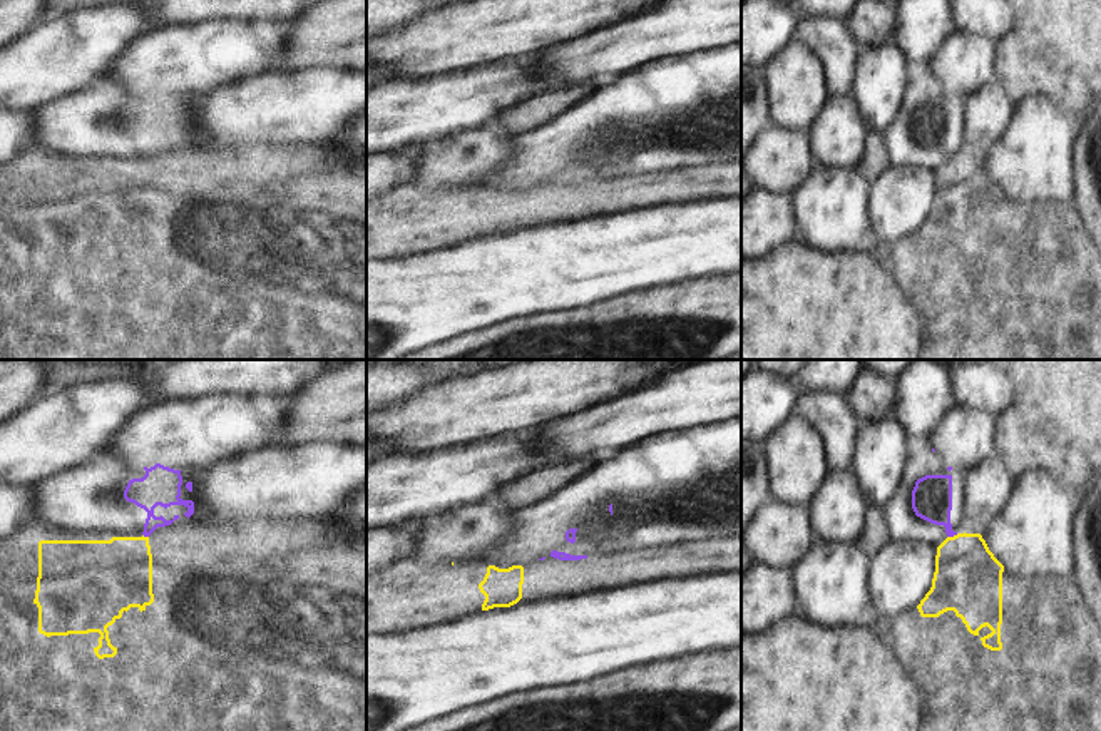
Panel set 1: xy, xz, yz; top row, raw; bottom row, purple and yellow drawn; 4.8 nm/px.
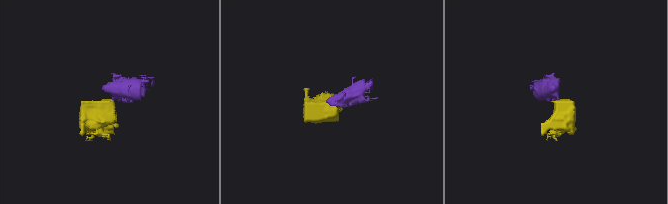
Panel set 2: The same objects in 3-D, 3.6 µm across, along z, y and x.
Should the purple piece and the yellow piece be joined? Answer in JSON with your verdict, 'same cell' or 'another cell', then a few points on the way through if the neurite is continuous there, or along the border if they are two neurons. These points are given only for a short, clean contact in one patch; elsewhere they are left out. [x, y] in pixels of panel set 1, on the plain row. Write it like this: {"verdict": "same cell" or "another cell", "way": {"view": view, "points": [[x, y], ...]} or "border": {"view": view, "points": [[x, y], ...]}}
{"verdict": "another cell", "border": {"view": "yz", "points": [[957, 159], [947, 163]]}}

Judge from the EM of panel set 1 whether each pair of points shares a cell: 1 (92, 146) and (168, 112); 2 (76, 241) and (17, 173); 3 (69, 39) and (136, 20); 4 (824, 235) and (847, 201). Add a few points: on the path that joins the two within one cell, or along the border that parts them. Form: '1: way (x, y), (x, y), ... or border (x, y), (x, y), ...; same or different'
1: way (111, 134), (124, 134), (133, 126), (149, 122); same
2: way (69, 224), (34, 189); same
3: way (86, 39), (97, 39), (119, 25); same
4: way (829, 226), (844, 209); same

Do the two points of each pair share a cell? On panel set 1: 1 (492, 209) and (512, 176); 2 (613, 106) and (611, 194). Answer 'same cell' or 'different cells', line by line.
1: different cells
2: different cells

